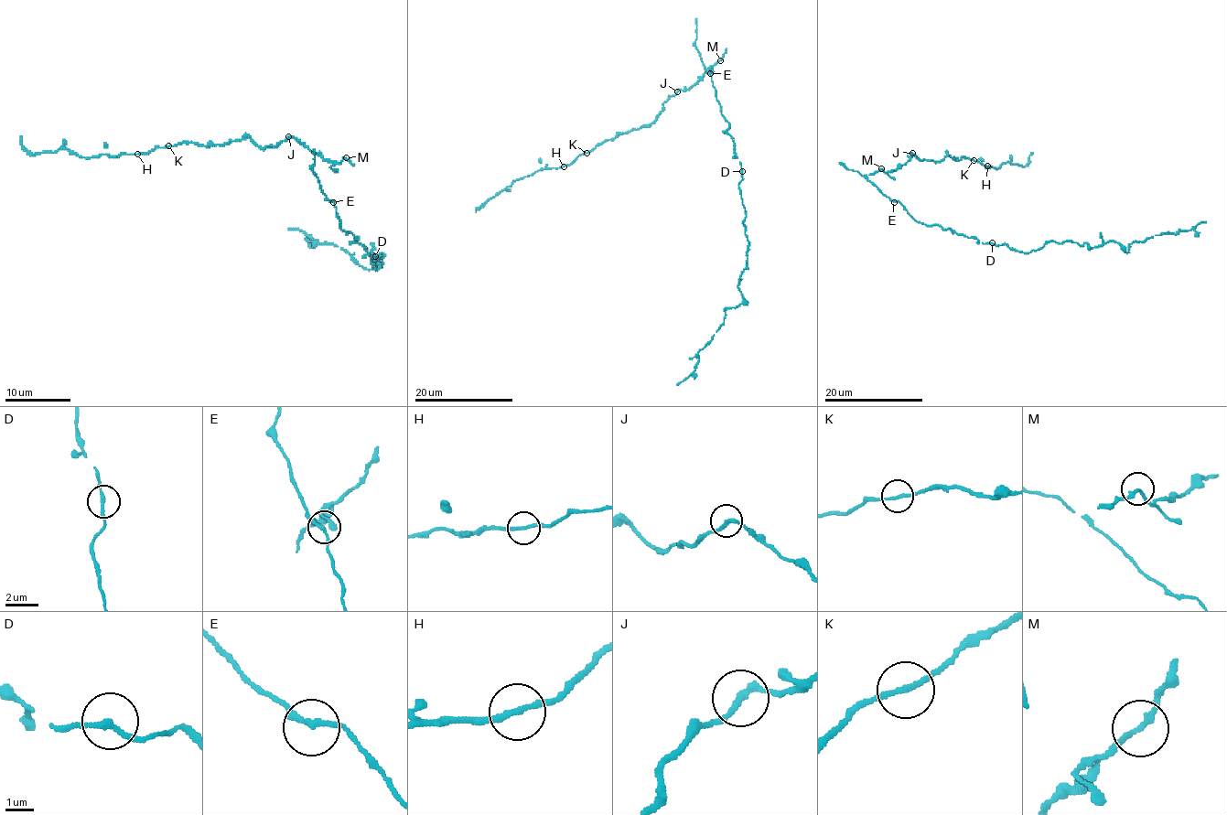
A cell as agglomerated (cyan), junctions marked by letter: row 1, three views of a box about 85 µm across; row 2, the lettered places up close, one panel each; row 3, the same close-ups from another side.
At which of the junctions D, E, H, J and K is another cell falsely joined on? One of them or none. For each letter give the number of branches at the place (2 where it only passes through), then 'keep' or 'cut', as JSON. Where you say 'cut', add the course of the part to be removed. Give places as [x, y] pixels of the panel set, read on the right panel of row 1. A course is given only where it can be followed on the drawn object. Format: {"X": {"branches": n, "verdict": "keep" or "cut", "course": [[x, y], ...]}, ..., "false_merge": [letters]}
{"D": {"branches": 2, "verdict": "keep"}, "E": {"branches": 2, "verdict": "keep"}, "H": {"branches": 2, "verdict": "keep"}, "J": {"branches": 2, "verdict": "keep"}, "K": {"branches": 2, "verdict": "keep"}, "false_merge": []}

